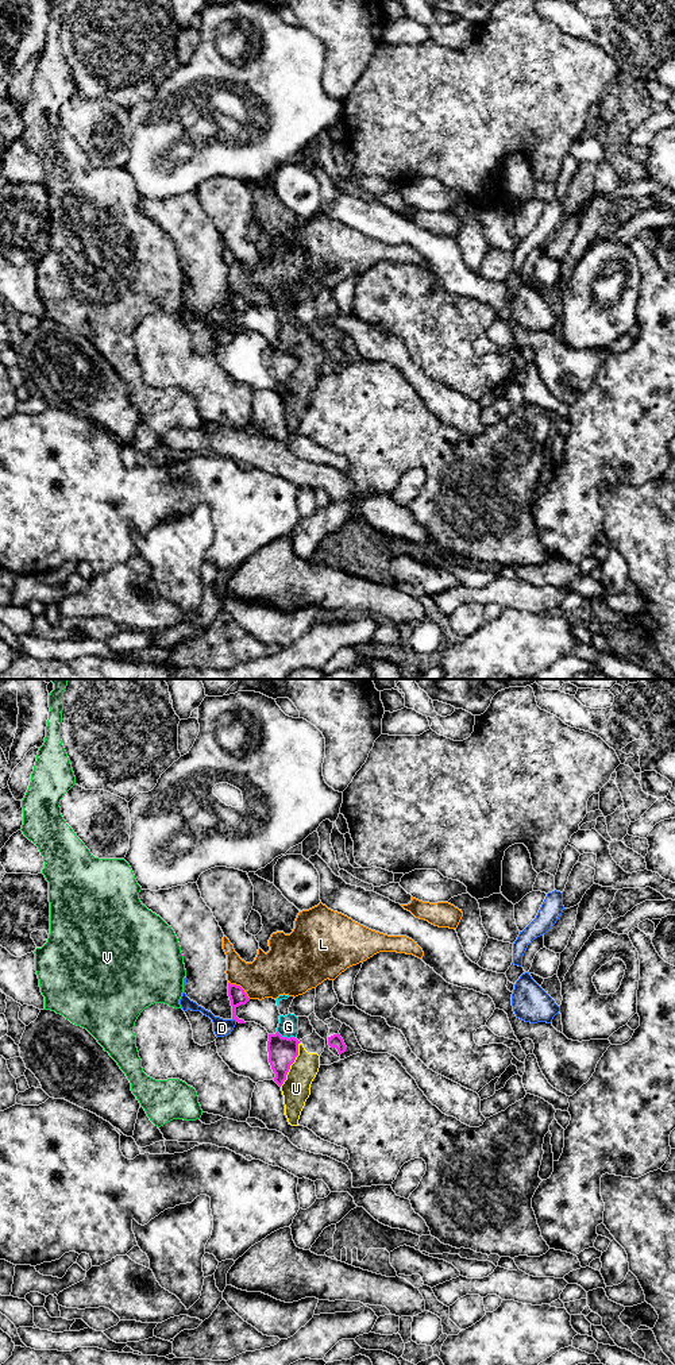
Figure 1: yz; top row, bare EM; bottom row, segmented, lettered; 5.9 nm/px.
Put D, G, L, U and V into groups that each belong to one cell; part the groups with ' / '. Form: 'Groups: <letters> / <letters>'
Groups: D / G U / L / V

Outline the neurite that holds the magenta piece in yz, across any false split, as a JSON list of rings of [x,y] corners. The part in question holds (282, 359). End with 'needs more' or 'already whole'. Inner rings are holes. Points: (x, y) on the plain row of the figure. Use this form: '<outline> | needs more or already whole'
[[[278,340],[269,343],[267,360],[269,371],[275,382],[274,390],[281,396],[286,389],[290,374],[298,365],[300,350],[294,346],[282,346]]] | already whole

